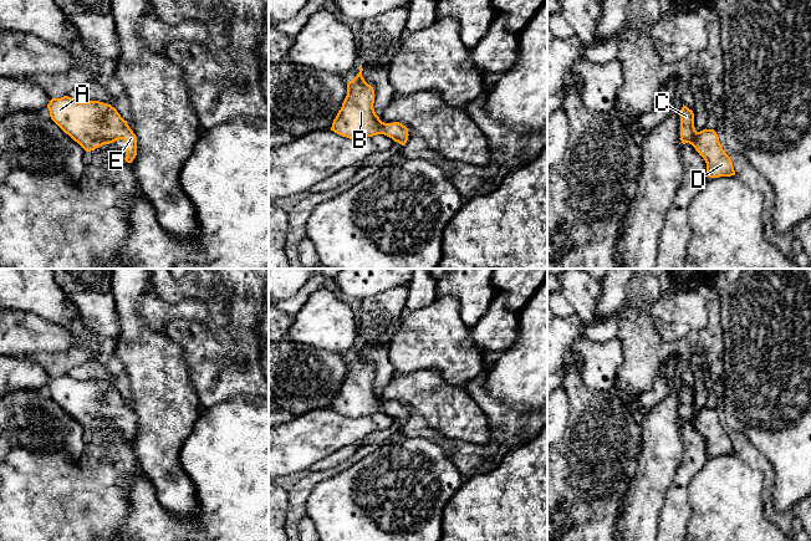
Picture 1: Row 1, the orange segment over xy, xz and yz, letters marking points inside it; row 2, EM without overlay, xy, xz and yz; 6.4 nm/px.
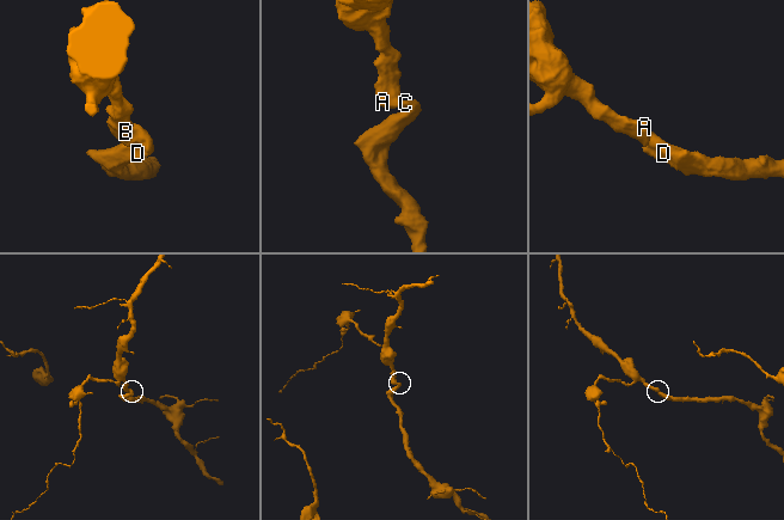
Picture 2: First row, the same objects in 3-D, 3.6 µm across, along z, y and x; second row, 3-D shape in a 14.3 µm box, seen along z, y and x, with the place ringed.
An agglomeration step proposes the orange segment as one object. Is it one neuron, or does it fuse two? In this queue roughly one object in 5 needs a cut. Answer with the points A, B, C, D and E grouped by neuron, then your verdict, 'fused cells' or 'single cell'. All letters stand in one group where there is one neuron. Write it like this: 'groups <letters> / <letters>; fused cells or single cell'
groups A B C D E; single cell

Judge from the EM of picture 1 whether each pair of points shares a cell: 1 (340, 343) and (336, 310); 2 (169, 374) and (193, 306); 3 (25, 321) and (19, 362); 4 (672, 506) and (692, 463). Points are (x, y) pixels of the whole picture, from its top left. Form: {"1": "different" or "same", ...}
{"1": "same", "2": "different", "3": "different", "4": "same"}

